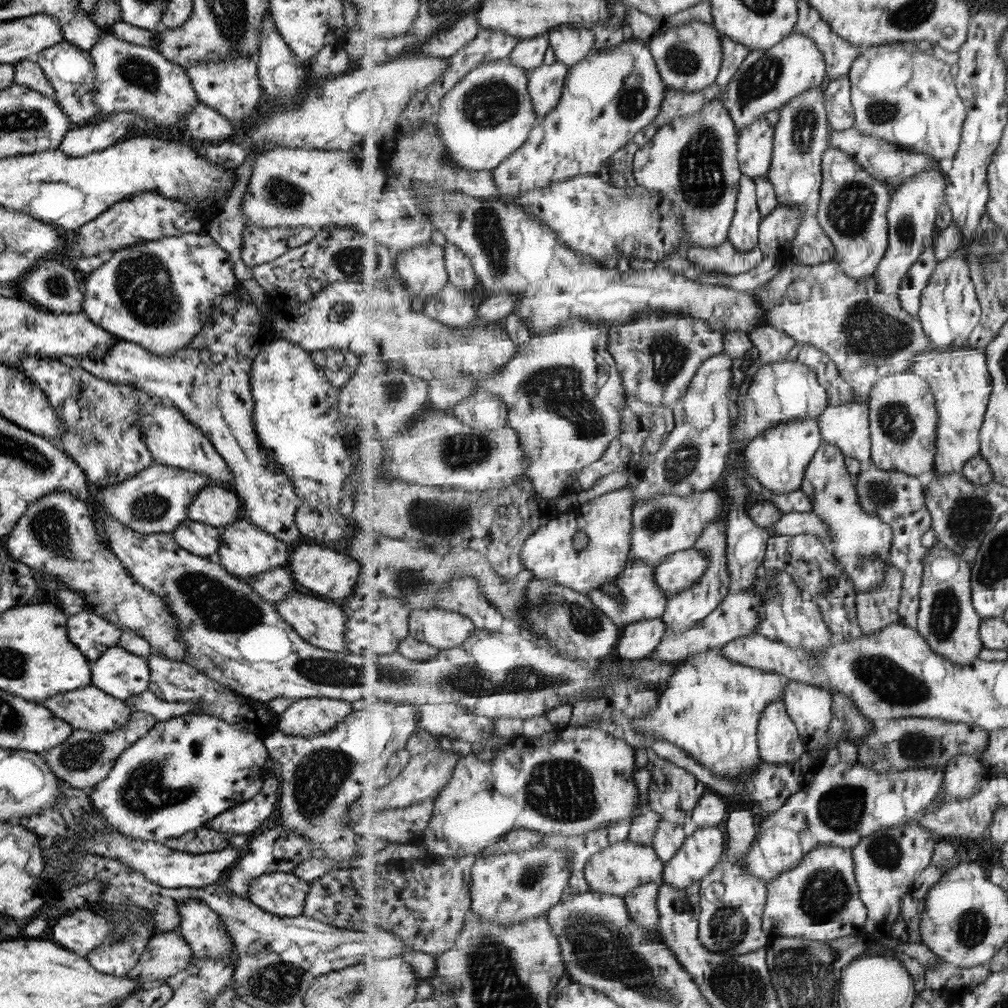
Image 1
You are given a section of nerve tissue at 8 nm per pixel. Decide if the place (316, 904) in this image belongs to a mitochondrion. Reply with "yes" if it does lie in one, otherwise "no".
no

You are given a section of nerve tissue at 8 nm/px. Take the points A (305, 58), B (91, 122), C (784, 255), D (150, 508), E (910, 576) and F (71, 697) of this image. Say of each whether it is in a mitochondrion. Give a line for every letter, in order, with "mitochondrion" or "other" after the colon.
A: other
B: other
C: other
D: mitochondrion
E: other
F: other

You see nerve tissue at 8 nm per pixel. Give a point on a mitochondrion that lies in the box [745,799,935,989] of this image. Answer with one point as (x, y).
(824, 894)

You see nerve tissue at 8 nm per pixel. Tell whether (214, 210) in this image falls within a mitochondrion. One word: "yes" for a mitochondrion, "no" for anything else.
no

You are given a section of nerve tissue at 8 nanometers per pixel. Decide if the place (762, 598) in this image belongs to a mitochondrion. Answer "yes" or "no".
no

